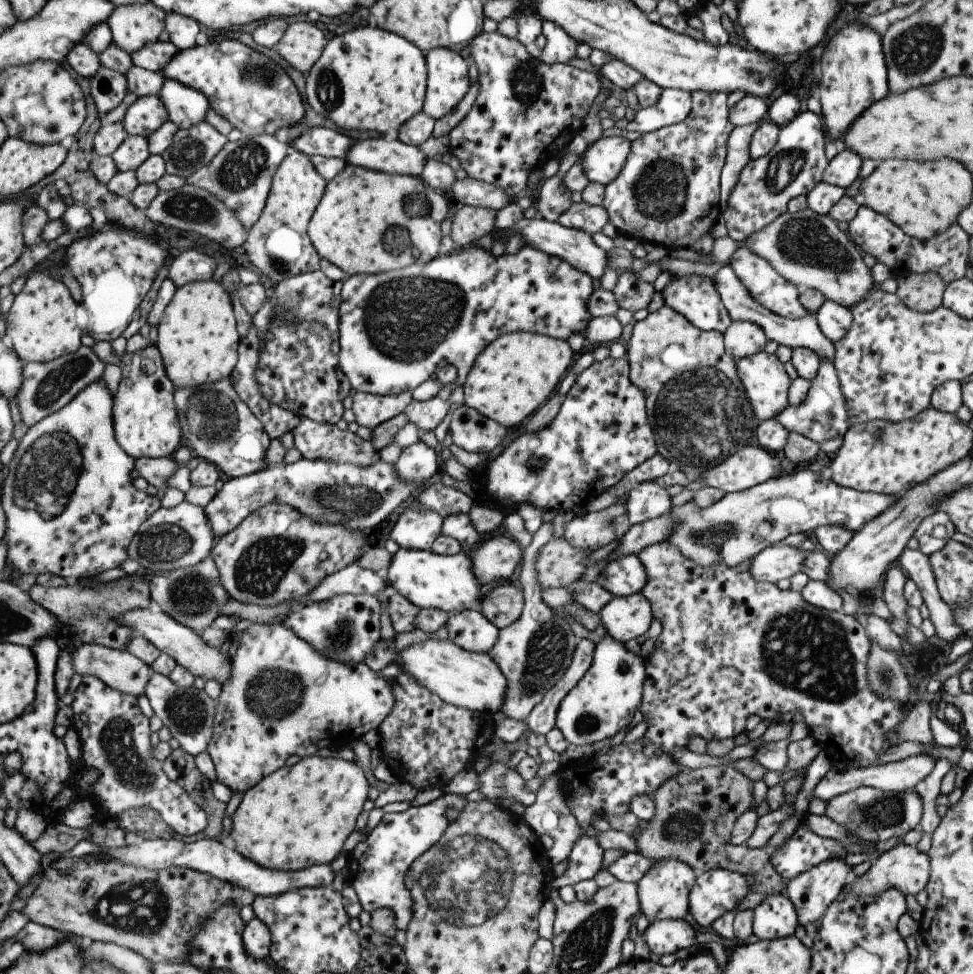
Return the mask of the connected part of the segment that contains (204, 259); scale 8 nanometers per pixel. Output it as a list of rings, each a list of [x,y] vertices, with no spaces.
[[[194,249],[180,252],[175,258],[170,258],[167,277],[176,287],[188,282],[208,281],[215,270],[215,260],[205,253]]]

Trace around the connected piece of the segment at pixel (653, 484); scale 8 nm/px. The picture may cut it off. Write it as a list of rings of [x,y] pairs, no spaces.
[[[643,481],[628,492],[624,505],[631,525],[660,517],[670,508],[670,497],[657,481]]]

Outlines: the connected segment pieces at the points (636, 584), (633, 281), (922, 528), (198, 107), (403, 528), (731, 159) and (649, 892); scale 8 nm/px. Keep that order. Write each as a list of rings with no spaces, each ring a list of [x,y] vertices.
[[[627,555],[608,562],[595,582],[605,587],[613,597],[624,597],[639,593],[647,577],[637,555]]]
[[[627,270],[618,271],[617,283],[611,292],[618,308],[624,308],[633,313],[641,308],[647,308],[655,291],[651,283],[637,278],[631,270]]]
[[[935,511],[919,523],[913,537],[918,542],[918,549],[929,556],[932,552],[939,550],[945,541],[951,538],[954,531],[948,514],[943,511]]]
[[[164,79],[156,95],[165,105],[168,120],[178,129],[188,129],[205,121],[210,108],[204,94],[169,79]]]
[[[405,509],[391,529],[389,538],[398,548],[429,551],[432,542],[440,534],[442,518],[433,511]]]
[[[756,123],[733,127],[726,140],[726,157],[720,170],[719,204],[723,212],[727,206],[730,190],[736,185],[740,170],[751,158],[748,153],[750,138],[757,128]]]
[[[656,860],[656,864],[636,882],[636,895],[641,914],[649,923],[663,919],[683,919],[688,914],[688,894],[696,874],[692,868],[681,861]]]

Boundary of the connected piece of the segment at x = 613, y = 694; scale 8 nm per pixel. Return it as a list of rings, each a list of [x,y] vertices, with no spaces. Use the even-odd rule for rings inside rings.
[[[605,635],[594,644],[592,661],[585,674],[560,700],[554,716],[554,726],[567,743],[591,744],[617,734],[629,724],[635,709],[640,705],[645,659],[627,651],[623,644]]]

